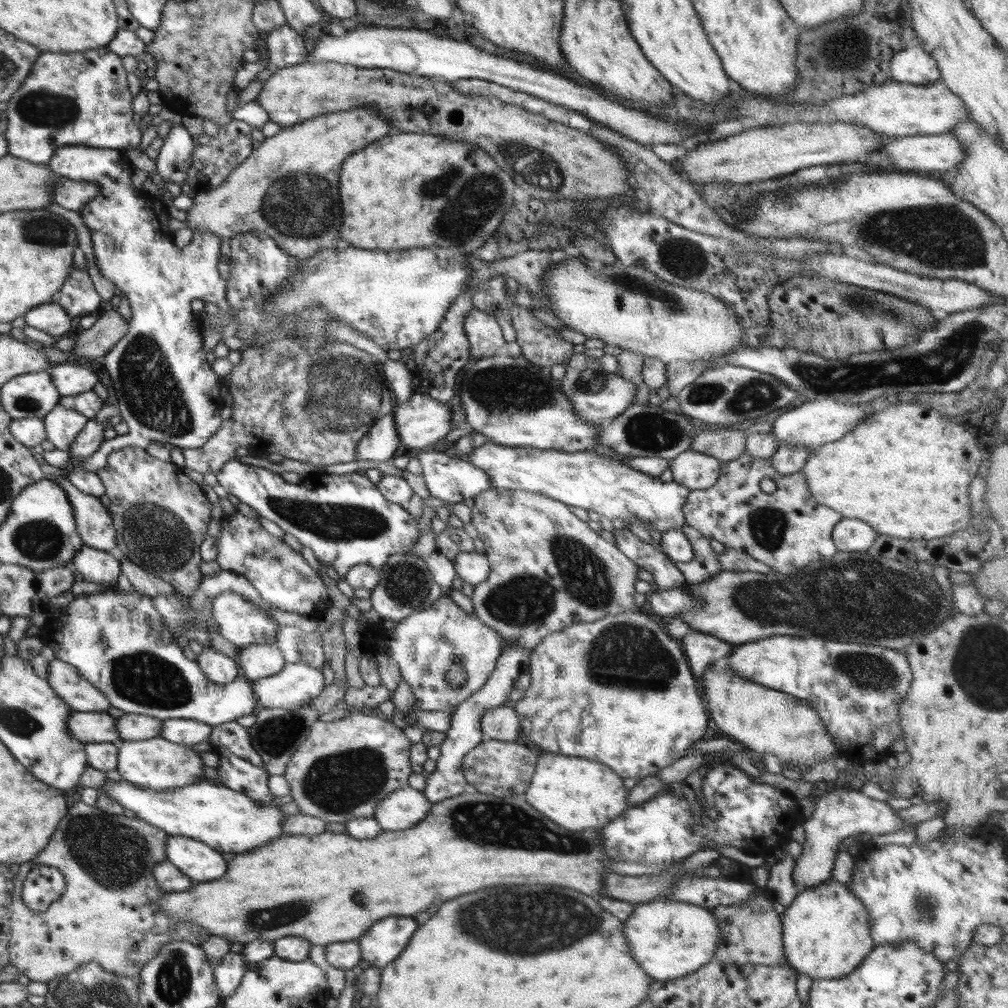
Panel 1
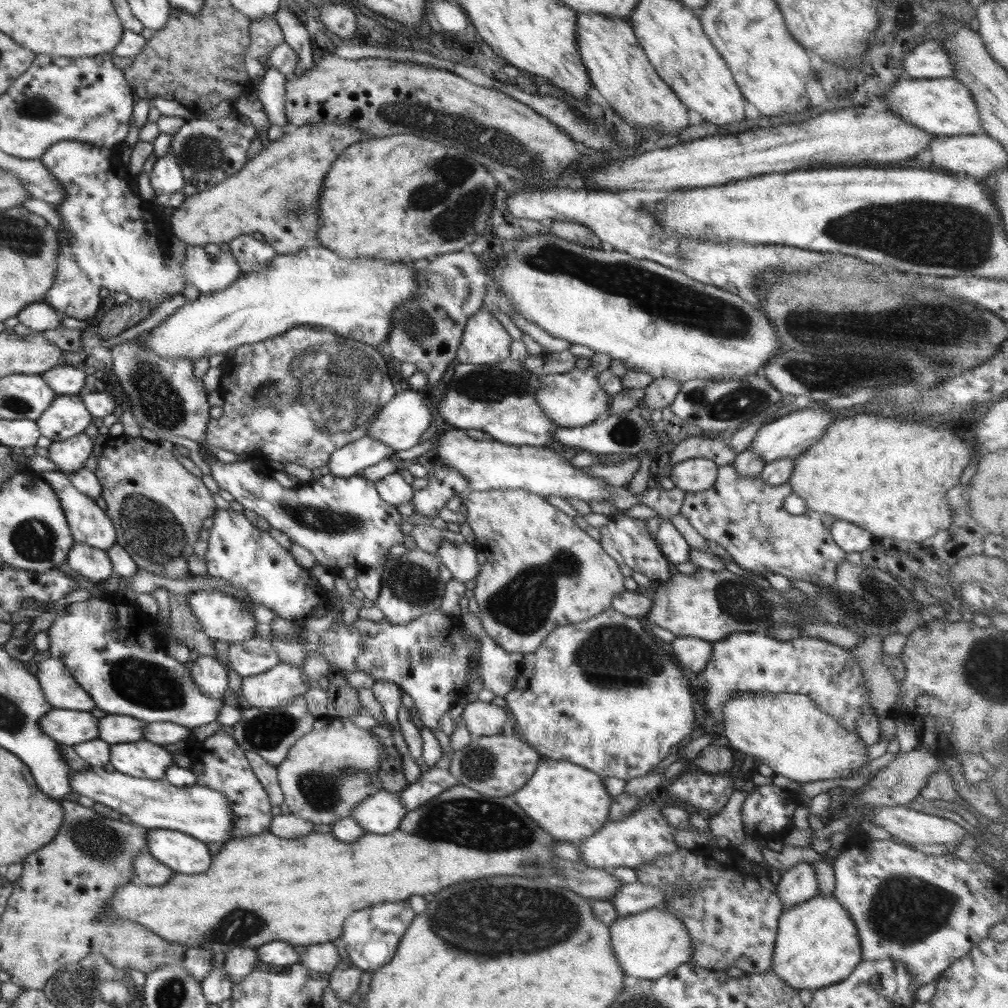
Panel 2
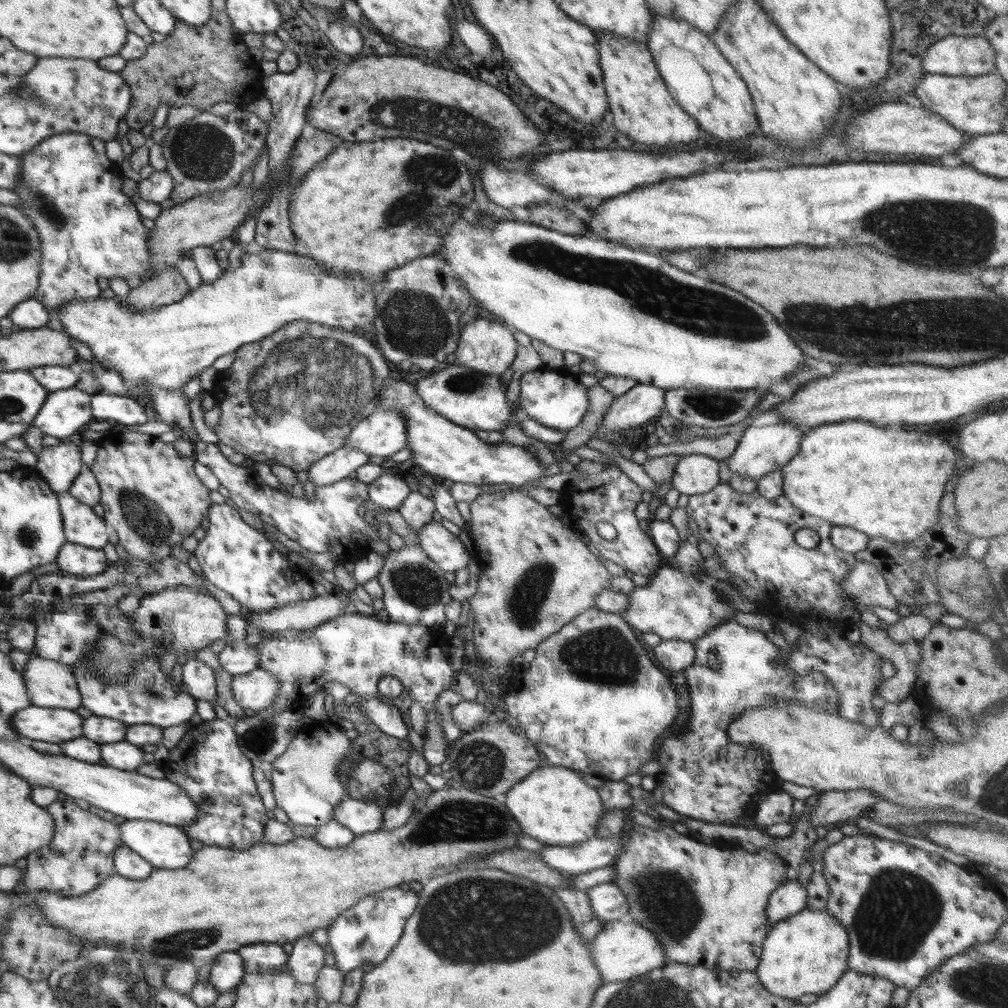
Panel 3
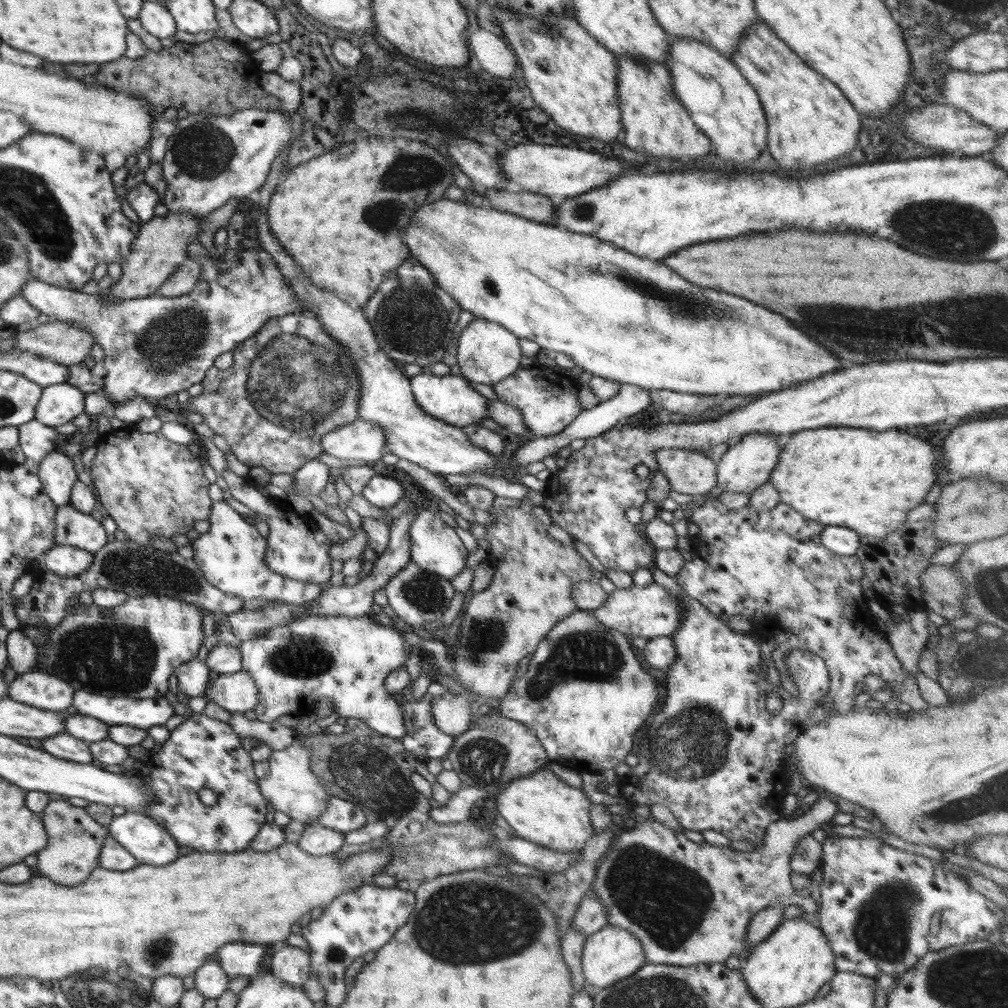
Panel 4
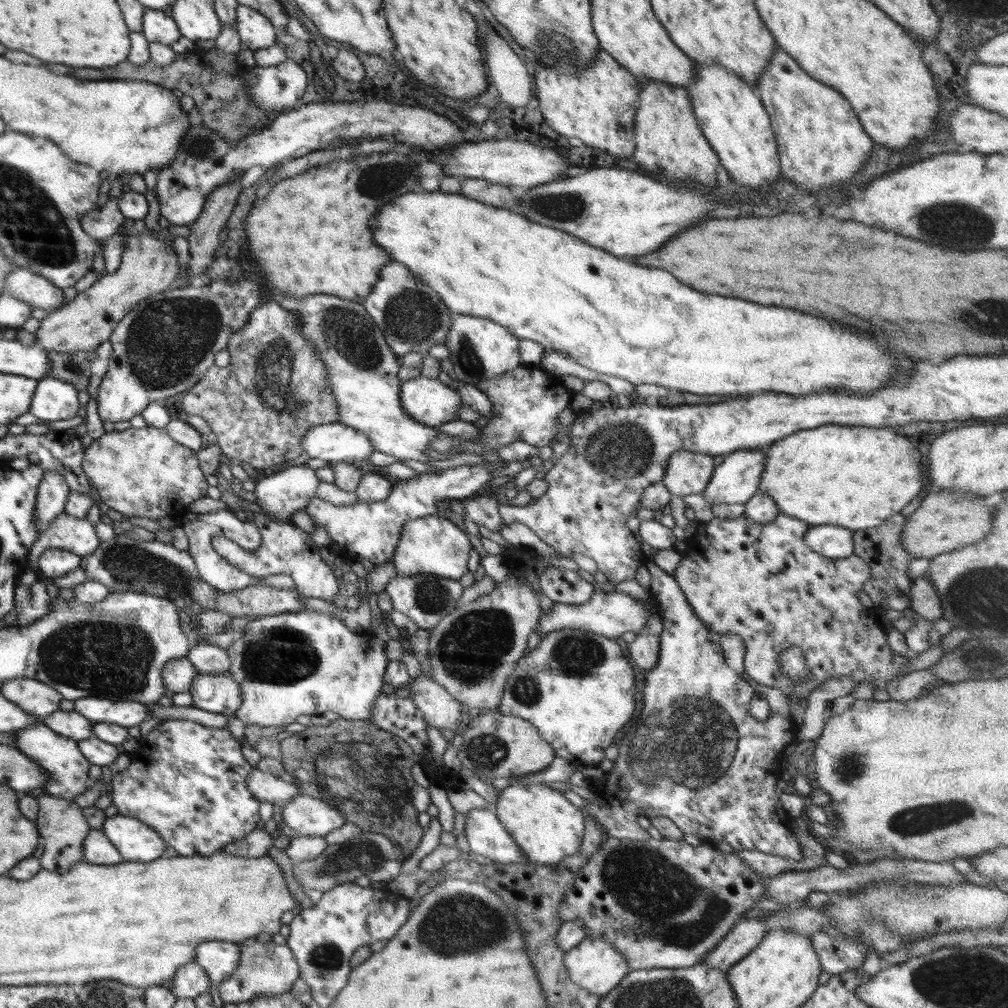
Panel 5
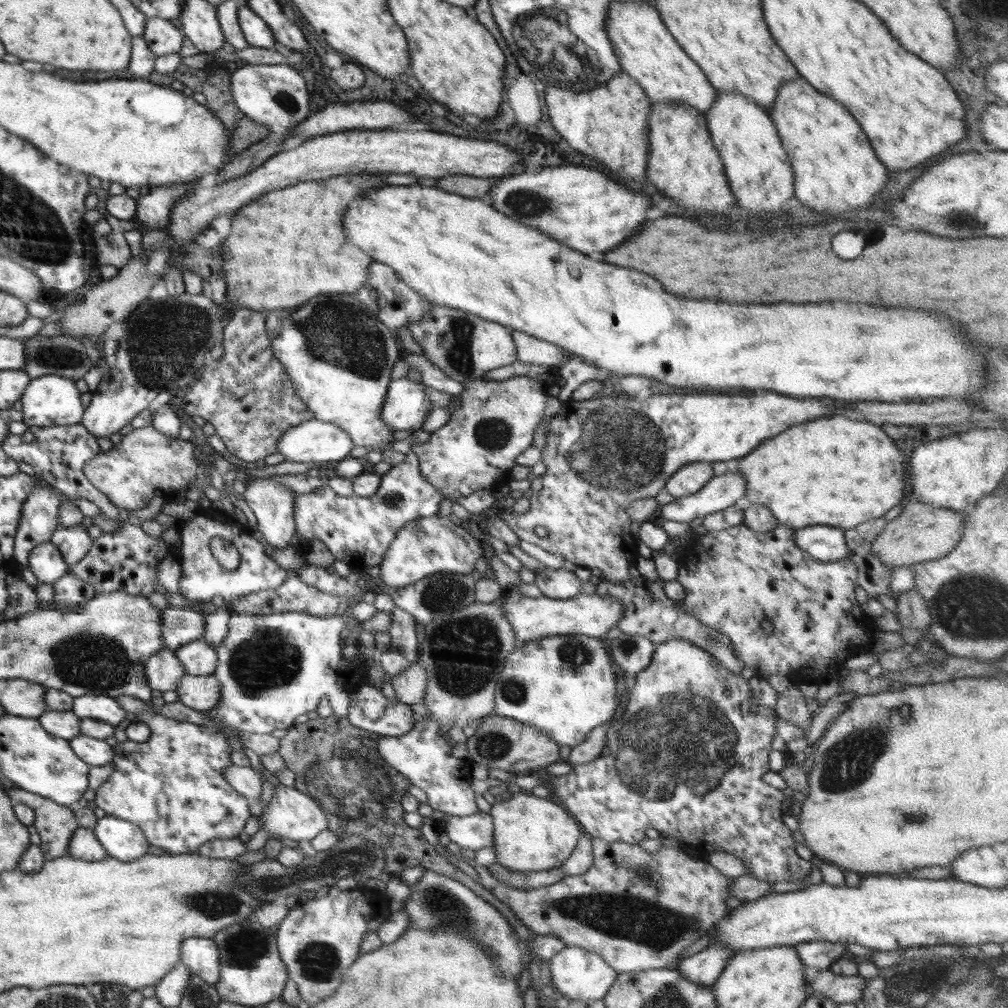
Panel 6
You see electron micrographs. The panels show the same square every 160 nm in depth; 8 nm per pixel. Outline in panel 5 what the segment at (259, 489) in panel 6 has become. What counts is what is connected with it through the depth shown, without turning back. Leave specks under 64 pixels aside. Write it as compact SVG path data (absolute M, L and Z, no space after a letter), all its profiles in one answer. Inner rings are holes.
M294 466L258 480L253 493L268 519L289 522L294 513L310 504L321 480L308 466Z

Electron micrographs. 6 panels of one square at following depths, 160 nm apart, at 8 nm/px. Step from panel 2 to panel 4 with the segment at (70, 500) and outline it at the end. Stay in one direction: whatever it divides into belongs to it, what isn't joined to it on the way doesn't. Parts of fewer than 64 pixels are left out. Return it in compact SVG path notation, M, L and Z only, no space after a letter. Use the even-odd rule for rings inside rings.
M70 505L57 508L53 539L56 546L70 545L91 553L96 553L109 541L108 534L98 520Z

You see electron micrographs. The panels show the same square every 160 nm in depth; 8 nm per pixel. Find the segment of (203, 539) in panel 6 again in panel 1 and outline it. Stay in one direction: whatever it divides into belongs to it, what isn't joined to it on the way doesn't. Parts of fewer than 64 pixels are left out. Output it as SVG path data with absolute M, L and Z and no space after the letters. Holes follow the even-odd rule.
M239 511L228 518L221 517L221 524L216 541L218 555L215 561L222 571L234 571L244 576L256 592L274 608L304 615L312 615L314 610L326 608L329 600L326 586L301 553L268 533L258 519L247 518Z

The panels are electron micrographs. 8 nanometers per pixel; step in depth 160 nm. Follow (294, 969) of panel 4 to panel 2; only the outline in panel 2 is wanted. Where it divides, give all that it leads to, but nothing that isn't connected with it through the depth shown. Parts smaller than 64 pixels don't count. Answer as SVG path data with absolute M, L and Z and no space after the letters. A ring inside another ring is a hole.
M330 941L305 947L306 952L300 954L299 964L310 969L312 973L331 974L342 960L337 946Z

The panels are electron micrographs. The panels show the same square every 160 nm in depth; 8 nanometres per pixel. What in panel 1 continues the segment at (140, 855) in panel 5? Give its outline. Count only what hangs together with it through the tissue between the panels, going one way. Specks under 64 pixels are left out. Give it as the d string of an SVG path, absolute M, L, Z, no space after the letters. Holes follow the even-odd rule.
M169 835L165 851L168 862L196 881L216 880L227 869L222 853L196 839Z

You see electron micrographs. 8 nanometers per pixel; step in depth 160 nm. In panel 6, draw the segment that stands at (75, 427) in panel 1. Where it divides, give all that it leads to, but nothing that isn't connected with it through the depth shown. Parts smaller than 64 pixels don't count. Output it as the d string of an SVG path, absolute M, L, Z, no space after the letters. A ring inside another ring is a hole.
M57 374L33 378L24 392L22 401L22 420L28 427L66 426L80 423L85 414L80 404L80 391L75 380Z

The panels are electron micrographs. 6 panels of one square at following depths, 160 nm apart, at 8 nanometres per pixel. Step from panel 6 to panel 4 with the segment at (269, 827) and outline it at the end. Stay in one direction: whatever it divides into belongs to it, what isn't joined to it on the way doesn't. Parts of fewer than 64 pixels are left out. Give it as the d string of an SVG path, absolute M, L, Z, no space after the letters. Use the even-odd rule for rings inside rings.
M330 797L326 810L315 820L320 826L326 826L349 833L368 823L366 815L359 806L343 798Z

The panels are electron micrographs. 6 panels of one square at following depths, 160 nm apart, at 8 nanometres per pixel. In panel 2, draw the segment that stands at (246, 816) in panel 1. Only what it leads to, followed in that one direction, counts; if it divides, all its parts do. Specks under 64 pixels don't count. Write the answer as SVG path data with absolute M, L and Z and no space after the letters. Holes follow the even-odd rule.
M88 767L81 771L70 772L70 788L82 796L88 796L94 800L117 810L121 814L129 816L133 823L146 827L147 829L170 829L196 837L205 842L219 842L234 839L231 836L233 820L226 795L200 786L175 786L166 778L150 780L147 778L136 778L116 769L108 772L103 767Z

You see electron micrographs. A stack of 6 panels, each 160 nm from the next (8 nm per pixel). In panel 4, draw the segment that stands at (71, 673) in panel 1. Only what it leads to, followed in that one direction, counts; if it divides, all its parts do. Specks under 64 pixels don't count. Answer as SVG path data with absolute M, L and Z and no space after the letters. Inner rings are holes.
M36 666L27 673L18 674L10 683L10 698L42 710L65 711L73 704L73 686L57 675L48 674Z

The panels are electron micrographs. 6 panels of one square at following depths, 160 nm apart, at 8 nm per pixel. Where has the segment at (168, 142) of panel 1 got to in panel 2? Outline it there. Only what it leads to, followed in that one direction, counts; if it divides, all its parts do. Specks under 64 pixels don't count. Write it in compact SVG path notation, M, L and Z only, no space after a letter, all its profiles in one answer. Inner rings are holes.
M171 150L166 156L160 157L155 162L149 177L152 188L157 195L181 191L185 185L184 175Z

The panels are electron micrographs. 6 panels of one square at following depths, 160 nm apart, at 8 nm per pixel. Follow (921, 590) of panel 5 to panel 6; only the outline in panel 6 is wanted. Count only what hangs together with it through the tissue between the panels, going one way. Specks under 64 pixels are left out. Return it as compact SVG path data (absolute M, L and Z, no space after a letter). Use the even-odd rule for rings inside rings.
M913 589L897 596L895 617L902 628L926 628L932 621L926 601Z

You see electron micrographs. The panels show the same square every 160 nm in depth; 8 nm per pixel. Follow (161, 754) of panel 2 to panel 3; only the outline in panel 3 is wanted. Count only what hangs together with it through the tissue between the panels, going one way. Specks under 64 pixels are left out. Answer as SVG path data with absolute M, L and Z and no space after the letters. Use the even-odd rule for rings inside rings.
M126 740L103 744L100 747L102 763L120 770L136 771L138 766L148 763L148 748L142 750L141 746L130 744Z

